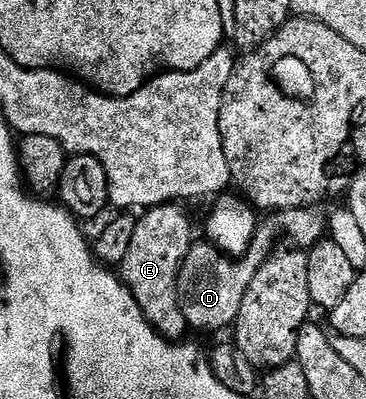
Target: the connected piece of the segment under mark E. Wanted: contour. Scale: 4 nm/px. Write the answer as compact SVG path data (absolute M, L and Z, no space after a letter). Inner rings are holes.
M170 202L147 208L137 218L130 249L126 249L126 257L118 264L118 274L138 301L142 313L148 318L148 324L159 335L173 341L183 340L187 336L184 334L189 334L190 331L180 308L180 294L176 282L180 277L184 259L192 248L194 236L192 219L180 207L183 206Z

